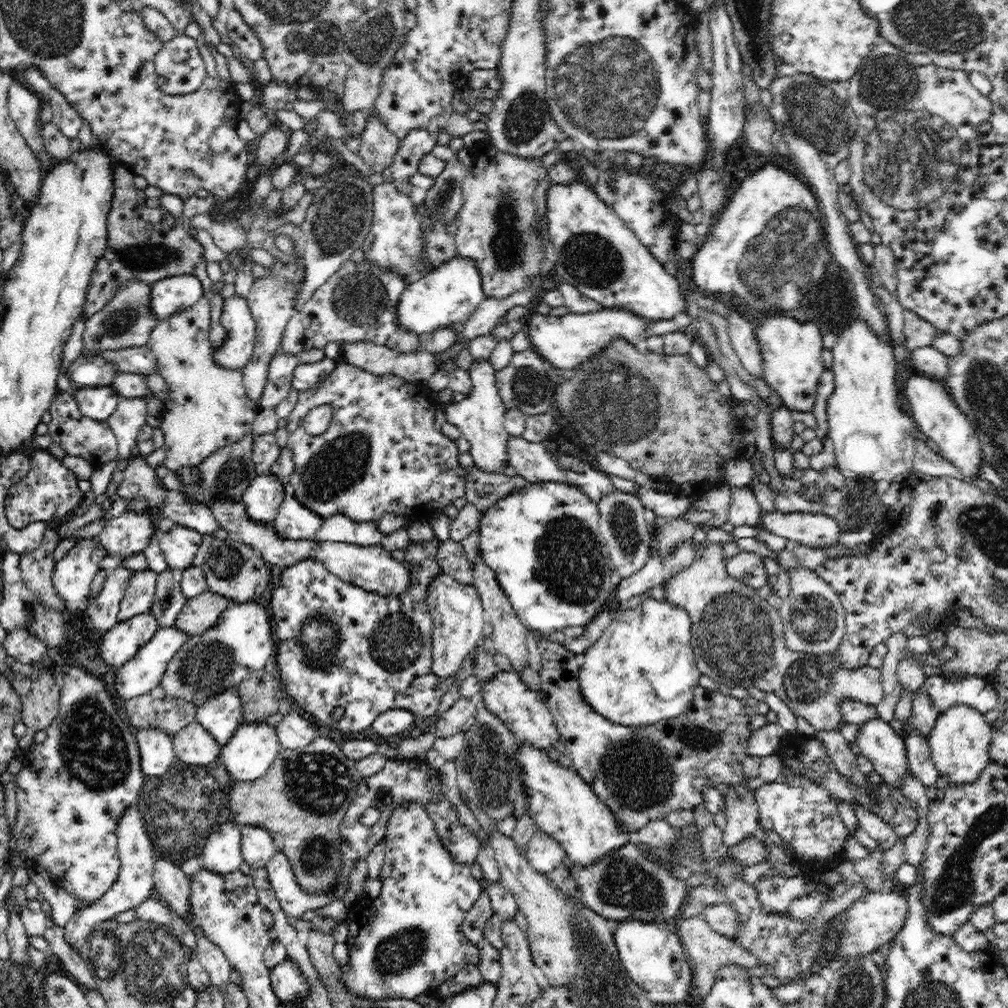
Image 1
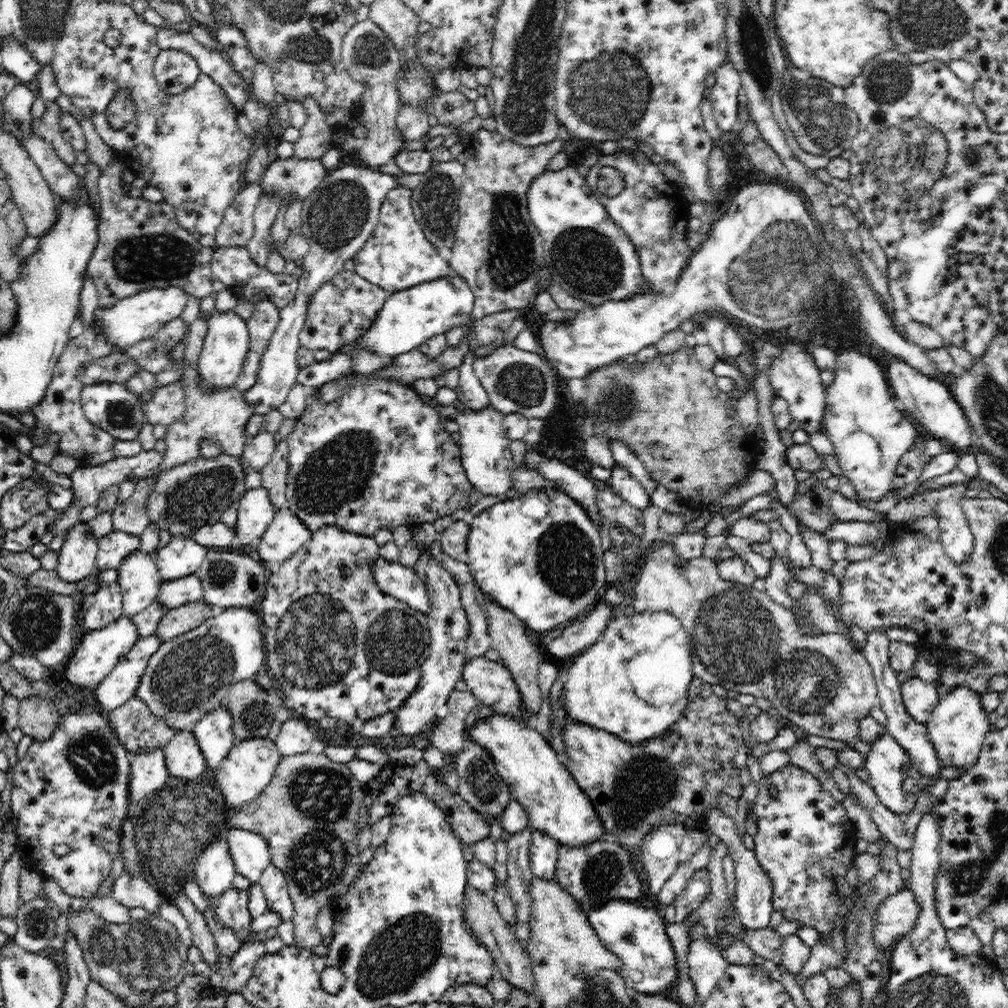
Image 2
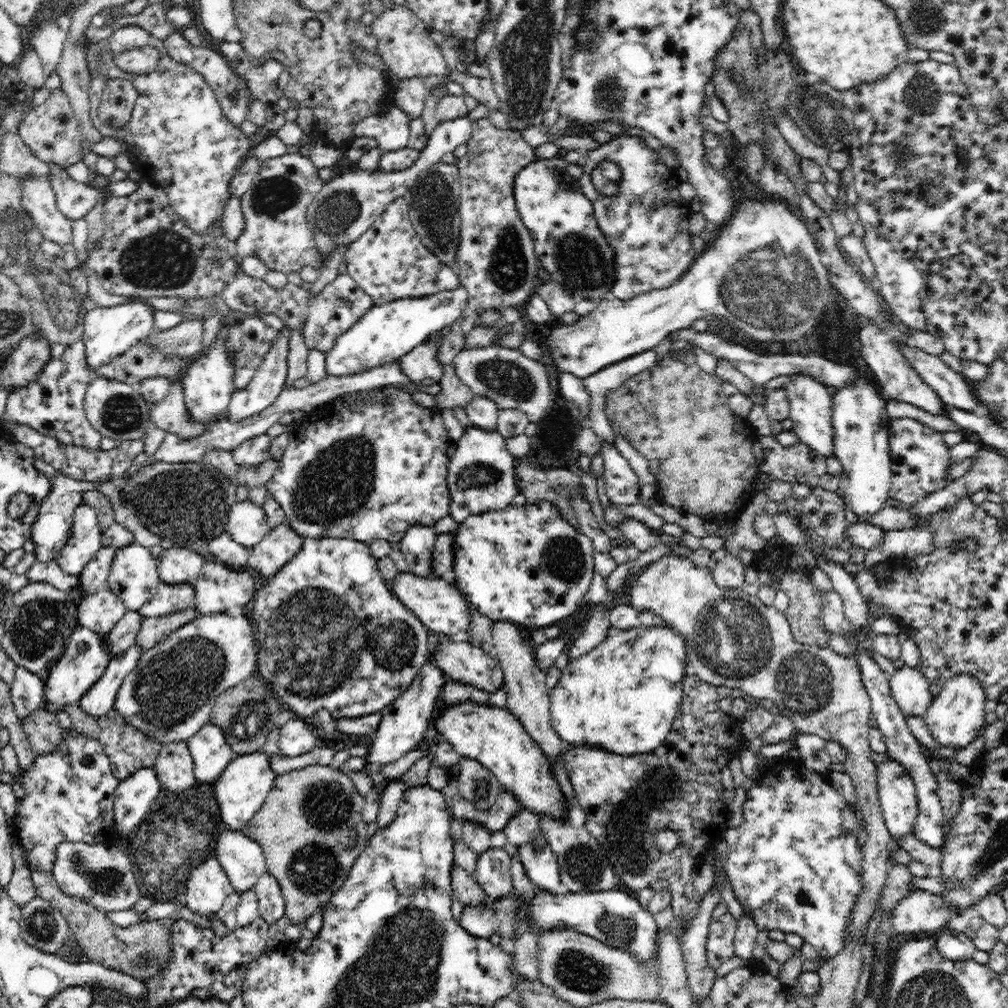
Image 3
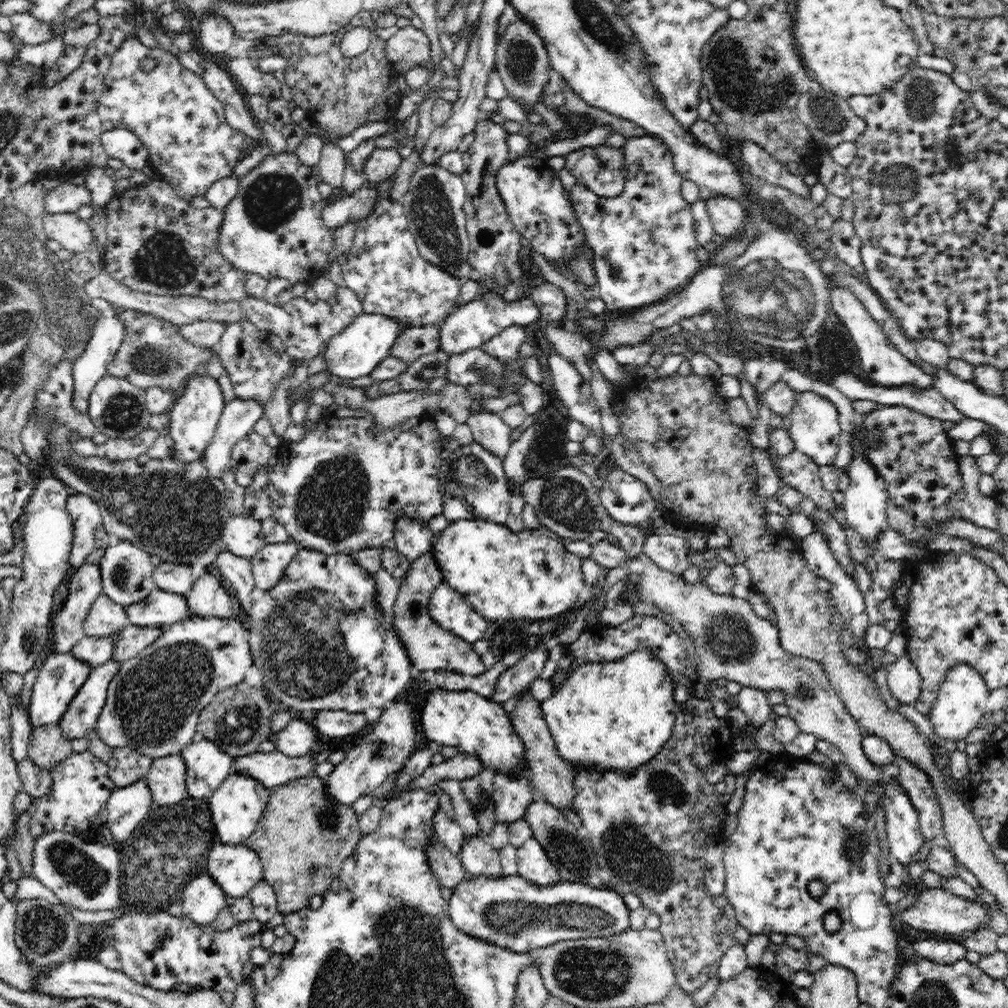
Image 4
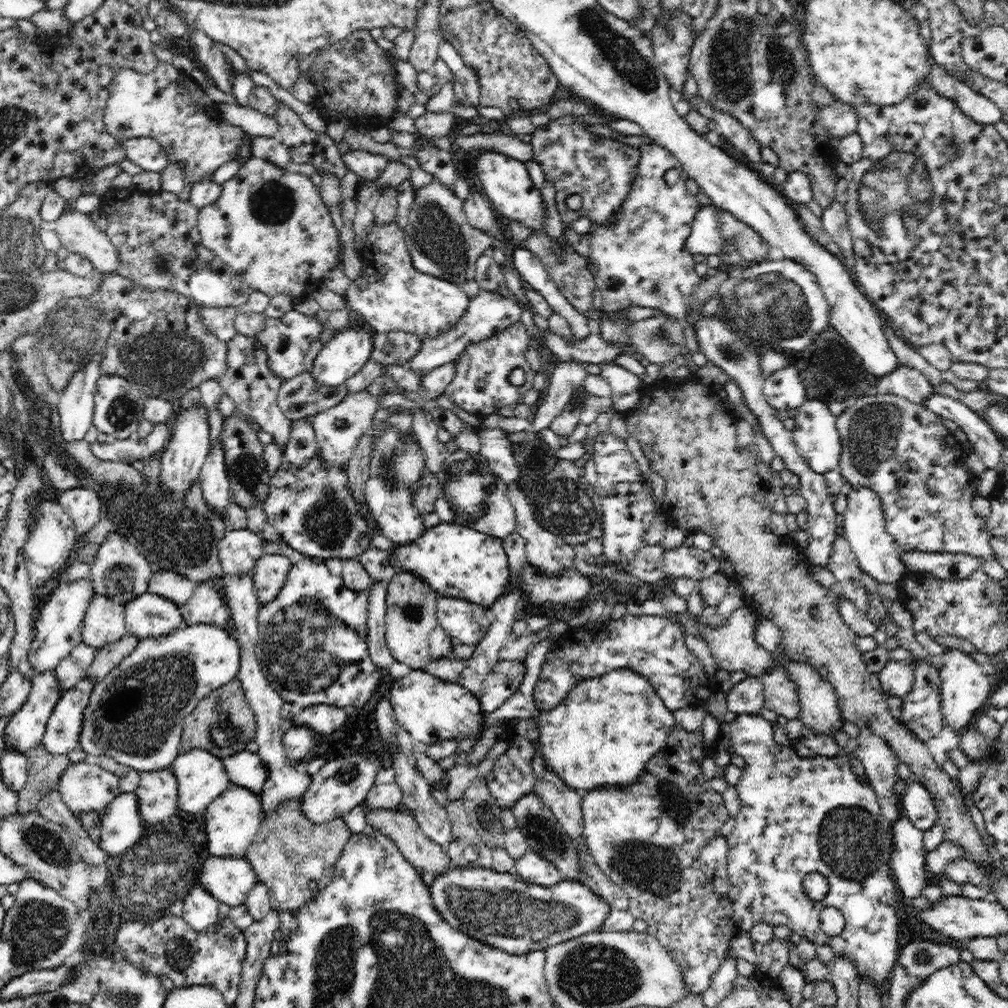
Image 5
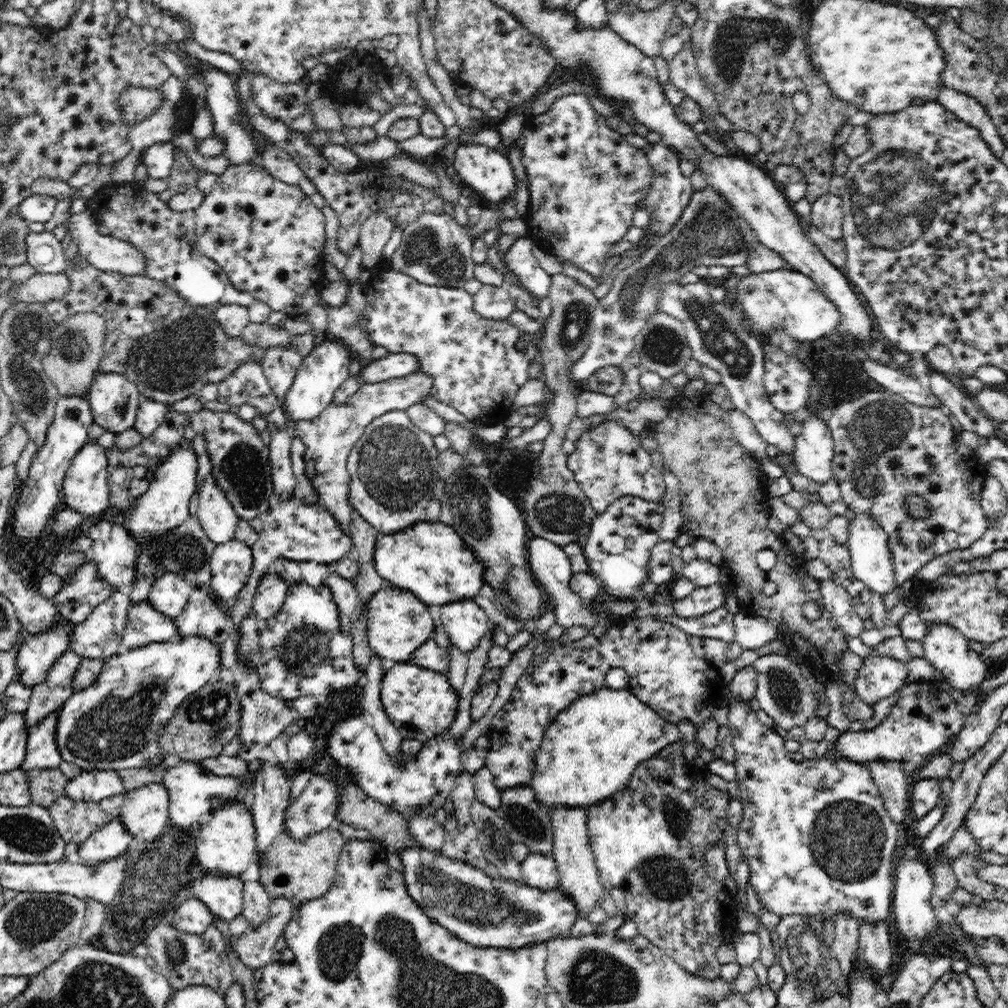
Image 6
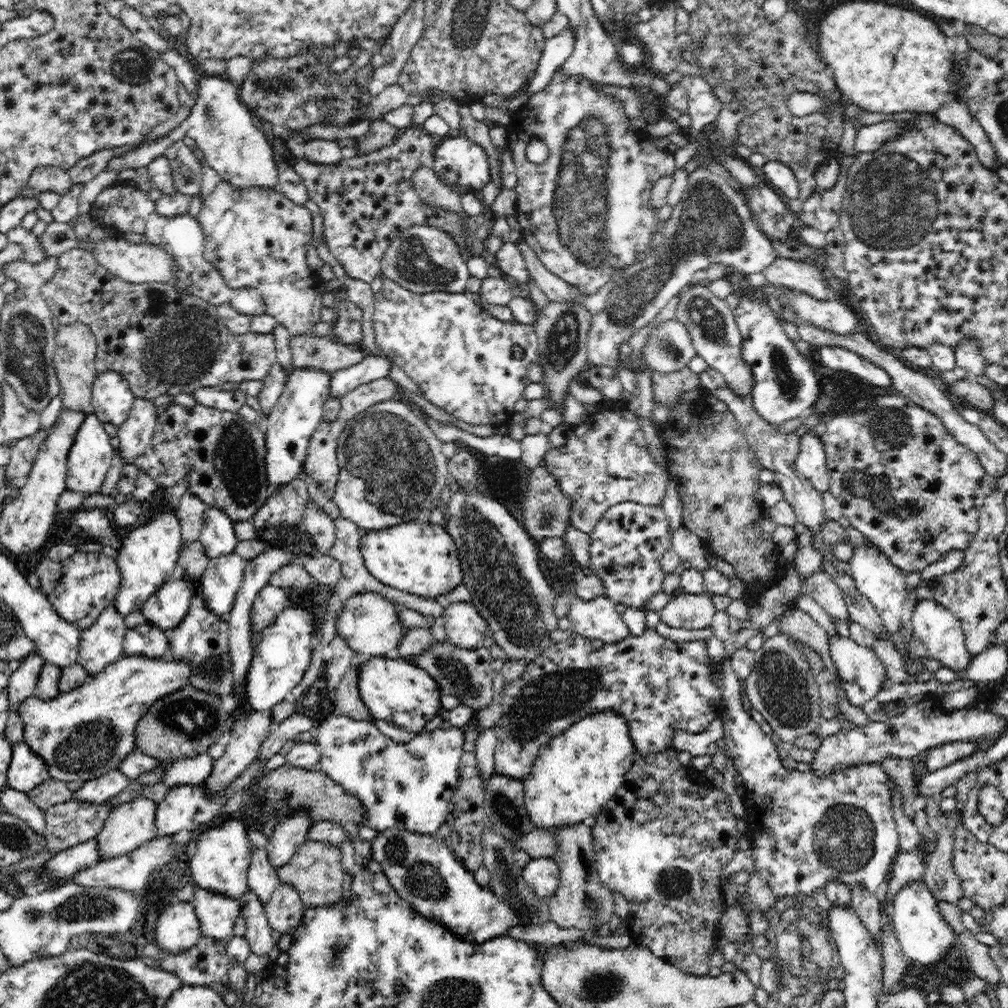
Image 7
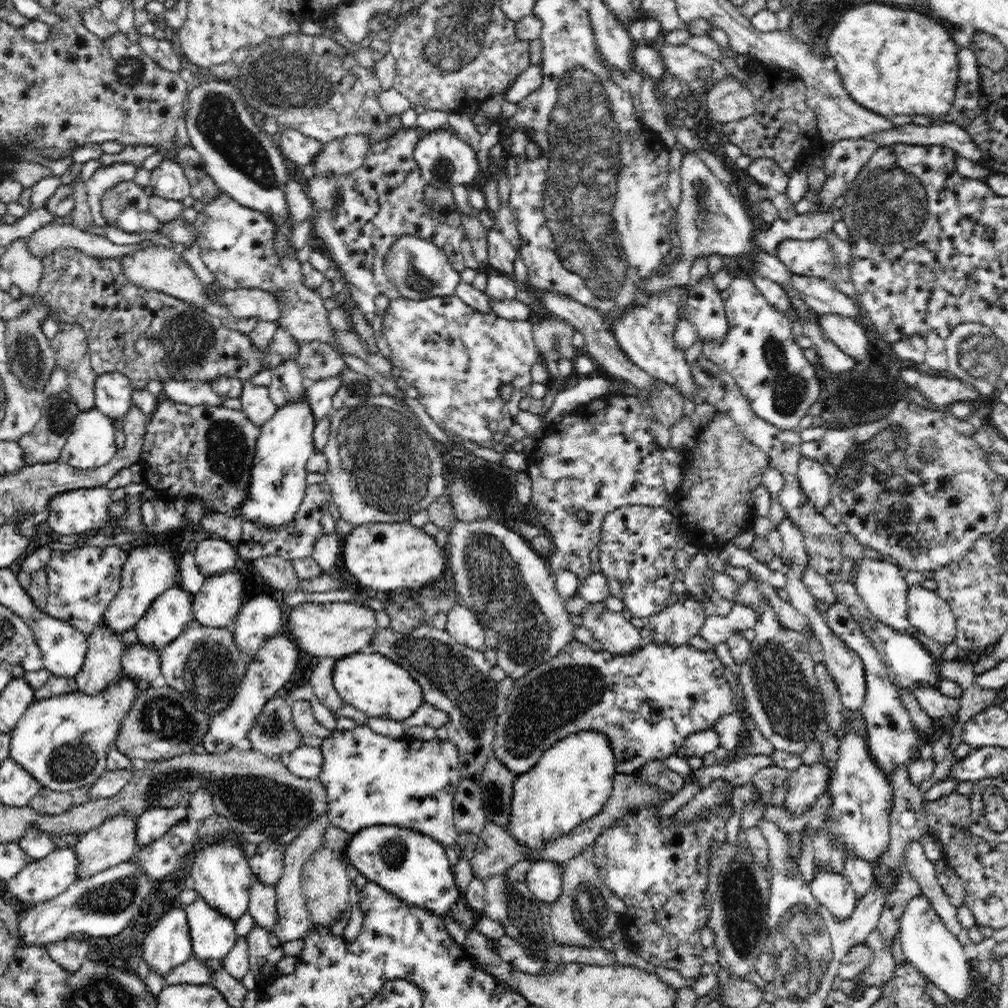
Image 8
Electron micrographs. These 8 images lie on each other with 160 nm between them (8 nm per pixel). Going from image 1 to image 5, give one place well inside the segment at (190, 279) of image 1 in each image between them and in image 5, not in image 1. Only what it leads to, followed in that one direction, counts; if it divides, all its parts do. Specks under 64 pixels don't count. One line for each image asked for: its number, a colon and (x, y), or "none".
2: (130, 320)
3: (108, 332)
4: (108, 333)
5: (75, 410)

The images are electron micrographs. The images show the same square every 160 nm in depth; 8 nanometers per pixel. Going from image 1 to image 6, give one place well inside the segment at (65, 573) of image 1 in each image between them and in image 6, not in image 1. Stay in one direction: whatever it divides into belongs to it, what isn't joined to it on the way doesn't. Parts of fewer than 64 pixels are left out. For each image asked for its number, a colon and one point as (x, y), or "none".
2: (76, 558)
3: (85, 539)
4: (86, 515)
5: (84, 506)
6: (85, 488)

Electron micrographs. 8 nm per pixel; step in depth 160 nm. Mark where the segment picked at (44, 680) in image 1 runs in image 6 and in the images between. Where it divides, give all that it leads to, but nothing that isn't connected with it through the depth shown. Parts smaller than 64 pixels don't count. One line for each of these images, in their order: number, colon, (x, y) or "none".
2: (38, 717)
3: (44, 734)
4: (47, 747)
5: (45, 770)
6: (45, 787)

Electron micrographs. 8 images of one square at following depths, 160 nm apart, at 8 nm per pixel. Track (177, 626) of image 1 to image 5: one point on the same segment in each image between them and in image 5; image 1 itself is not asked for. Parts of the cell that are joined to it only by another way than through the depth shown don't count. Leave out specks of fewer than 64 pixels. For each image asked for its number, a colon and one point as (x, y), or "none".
2: (174, 623)
3: (154, 630)
4: (131, 640)
5: (110, 656)

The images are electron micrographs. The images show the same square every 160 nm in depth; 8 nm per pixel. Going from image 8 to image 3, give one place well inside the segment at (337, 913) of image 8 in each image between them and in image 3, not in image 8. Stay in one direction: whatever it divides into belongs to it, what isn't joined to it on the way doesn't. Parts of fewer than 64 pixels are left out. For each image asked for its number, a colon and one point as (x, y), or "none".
3: (310, 828)
4: (302, 839)
5: (295, 859)
6: (300, 870)
7: (315, 871)

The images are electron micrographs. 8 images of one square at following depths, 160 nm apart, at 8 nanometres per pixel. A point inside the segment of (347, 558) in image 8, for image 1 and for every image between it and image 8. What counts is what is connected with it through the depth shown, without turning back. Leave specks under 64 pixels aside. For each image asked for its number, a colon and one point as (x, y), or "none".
1: (543, 543)
2: (539, 556)
3: (527, 565)
4: (528, 576)
5: (455, 561)
6: (430, 560)
7: (420, 558)

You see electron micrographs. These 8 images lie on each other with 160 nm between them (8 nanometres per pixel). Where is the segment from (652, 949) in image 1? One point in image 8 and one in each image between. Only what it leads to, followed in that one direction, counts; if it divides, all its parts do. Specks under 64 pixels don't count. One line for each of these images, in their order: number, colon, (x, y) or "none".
2: (636, 934)
3: (612, 916)
4: (509, 911)
5: (502, 910)
6: (486, 912)
7: (423, 870)
8: (415, 868)

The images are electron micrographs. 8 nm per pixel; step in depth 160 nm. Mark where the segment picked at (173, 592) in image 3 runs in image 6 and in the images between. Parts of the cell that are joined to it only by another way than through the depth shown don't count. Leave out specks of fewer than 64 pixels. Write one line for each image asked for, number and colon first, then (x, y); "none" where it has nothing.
4: (160, 609)
5: (147, 616)
6: (145, 625)

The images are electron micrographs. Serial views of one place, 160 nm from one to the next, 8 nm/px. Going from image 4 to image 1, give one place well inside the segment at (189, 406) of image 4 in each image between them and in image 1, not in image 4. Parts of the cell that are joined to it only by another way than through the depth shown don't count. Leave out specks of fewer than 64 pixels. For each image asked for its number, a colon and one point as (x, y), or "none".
1: (236, 318)
2: (221, 360)
3: (208, 386)

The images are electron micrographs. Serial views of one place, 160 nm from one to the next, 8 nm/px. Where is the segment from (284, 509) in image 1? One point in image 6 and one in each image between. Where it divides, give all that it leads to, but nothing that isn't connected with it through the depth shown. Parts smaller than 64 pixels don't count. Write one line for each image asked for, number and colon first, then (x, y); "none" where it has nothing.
2: (286, 533)
3: (278, 547)
4: (268, 566)
5: (271, 571)
6: (271, 594)

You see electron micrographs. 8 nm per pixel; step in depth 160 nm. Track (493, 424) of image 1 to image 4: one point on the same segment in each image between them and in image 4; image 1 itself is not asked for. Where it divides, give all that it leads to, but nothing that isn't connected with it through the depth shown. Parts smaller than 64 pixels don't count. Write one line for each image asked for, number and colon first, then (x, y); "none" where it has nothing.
2: (485, 453)
3: (479, 477)
4: (473, 482)

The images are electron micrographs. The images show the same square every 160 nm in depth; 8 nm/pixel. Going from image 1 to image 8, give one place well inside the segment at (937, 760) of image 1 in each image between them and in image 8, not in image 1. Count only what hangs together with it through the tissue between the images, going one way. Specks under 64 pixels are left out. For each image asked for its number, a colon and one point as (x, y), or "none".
2: (957, 726)
3: (957, 713)
4: (961, 701)
5: (965, 686)
6: (947, 649)
7: (940, 632)
8: (928, 613)

